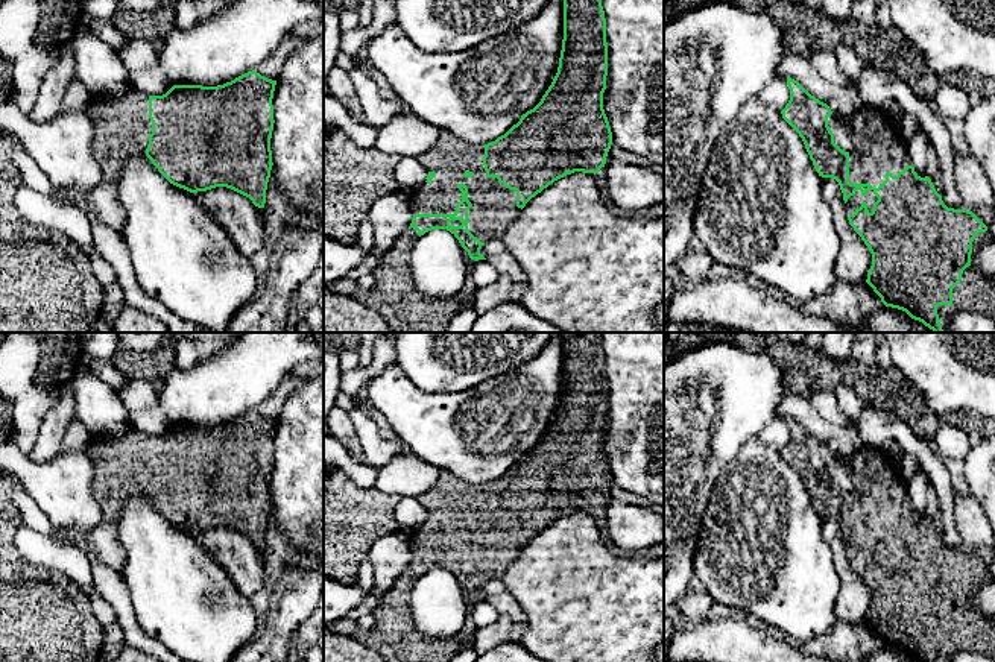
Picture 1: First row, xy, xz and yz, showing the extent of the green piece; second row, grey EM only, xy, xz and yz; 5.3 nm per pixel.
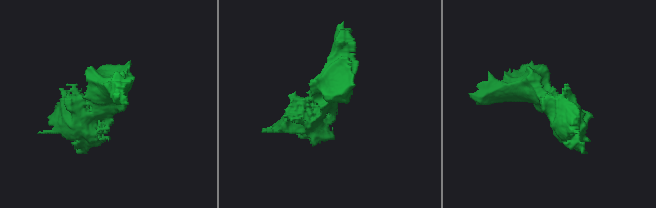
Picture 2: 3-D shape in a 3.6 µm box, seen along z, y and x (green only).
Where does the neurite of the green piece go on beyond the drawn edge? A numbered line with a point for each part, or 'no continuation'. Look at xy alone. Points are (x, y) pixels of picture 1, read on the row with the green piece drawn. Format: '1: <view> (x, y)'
1: xy (122, 125)

